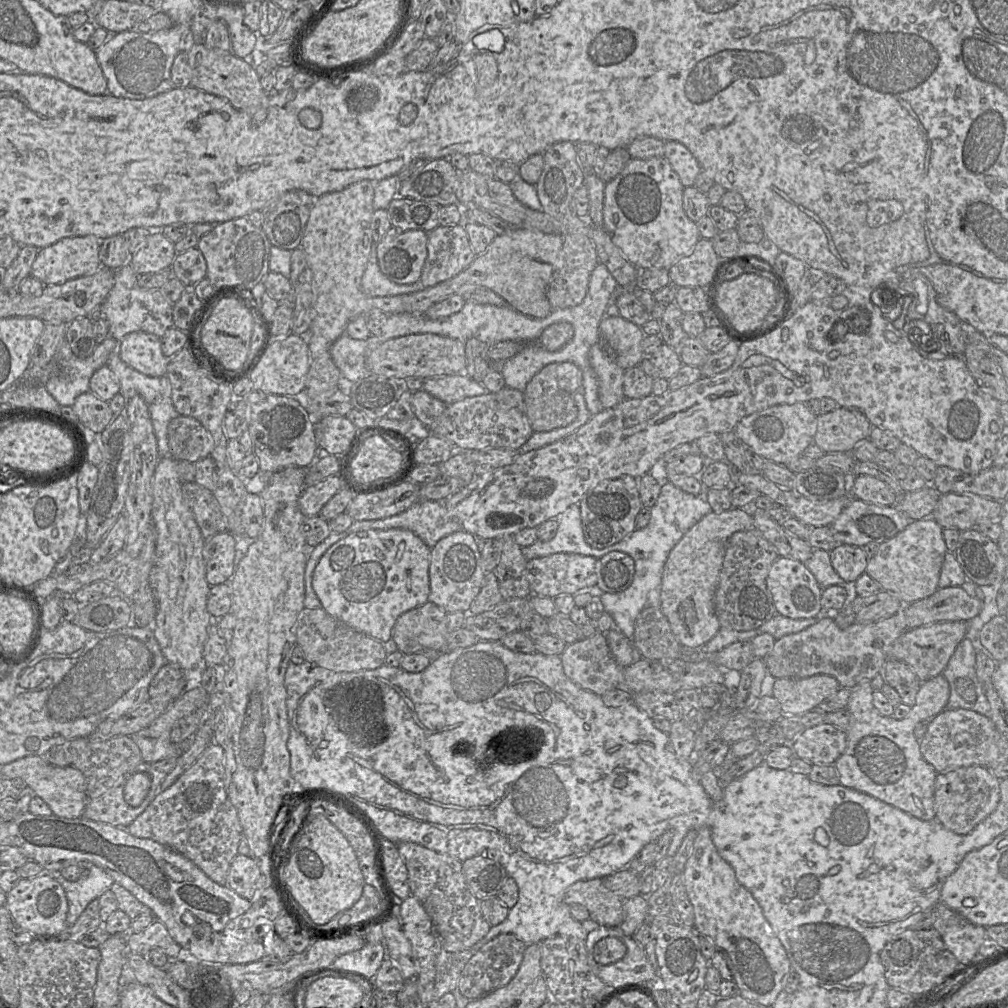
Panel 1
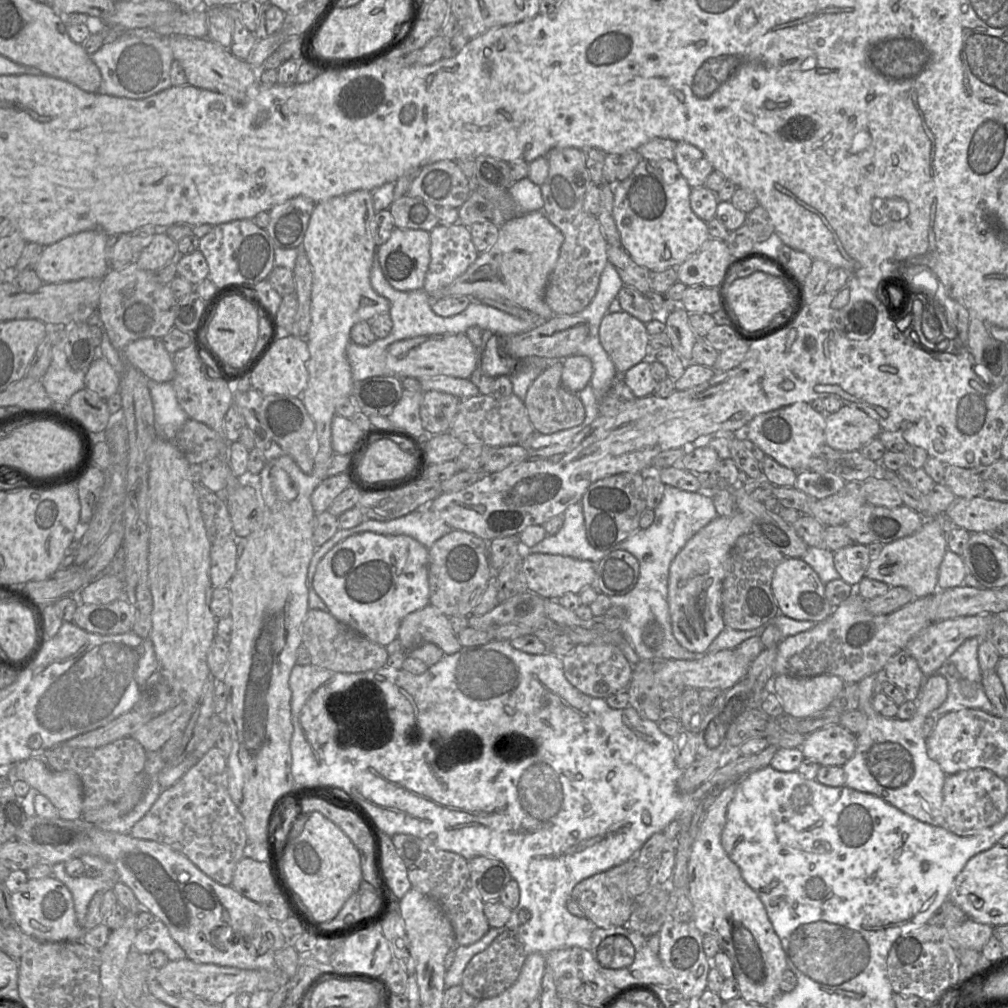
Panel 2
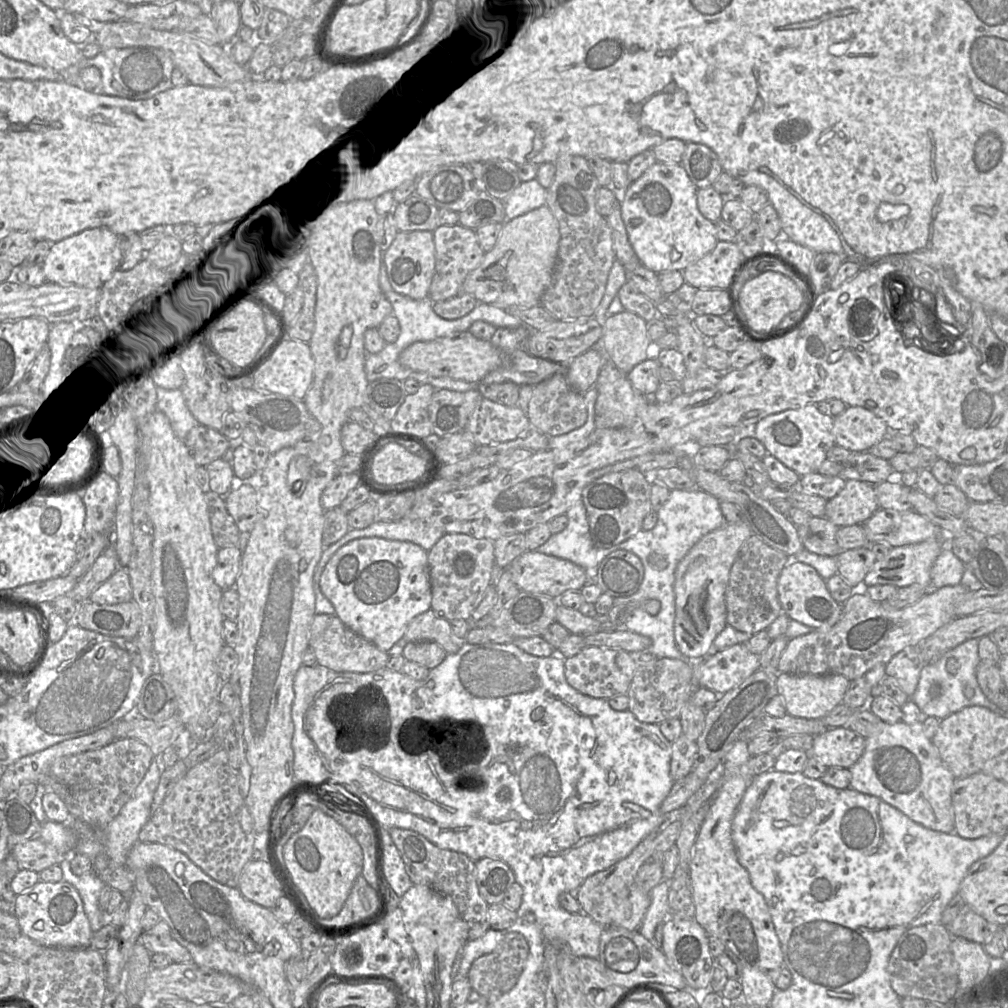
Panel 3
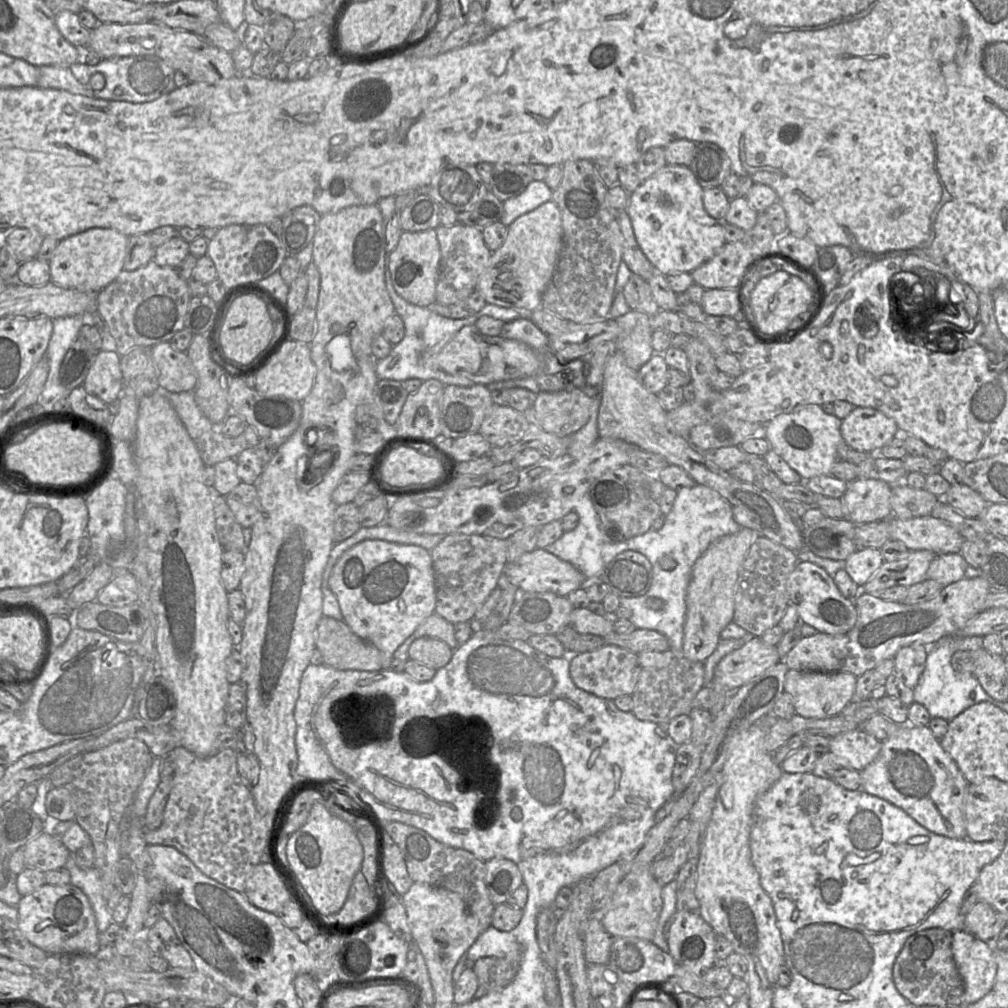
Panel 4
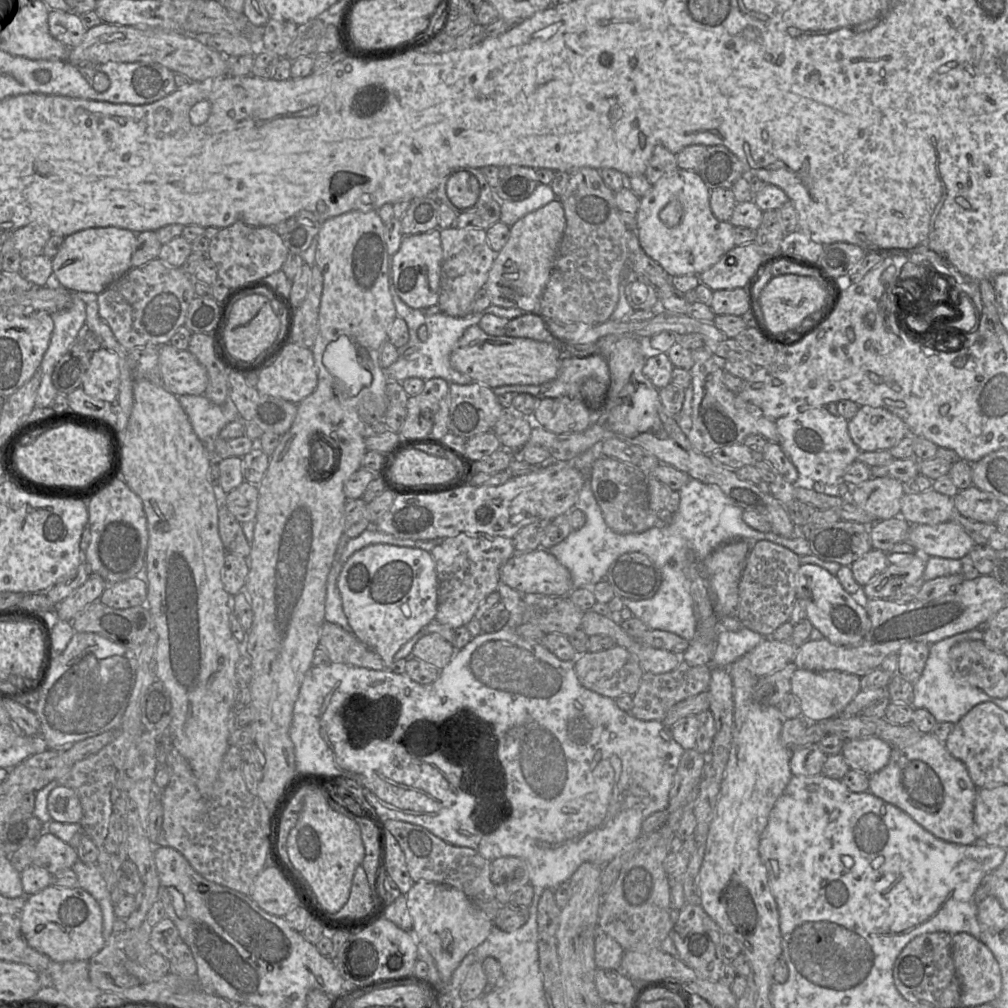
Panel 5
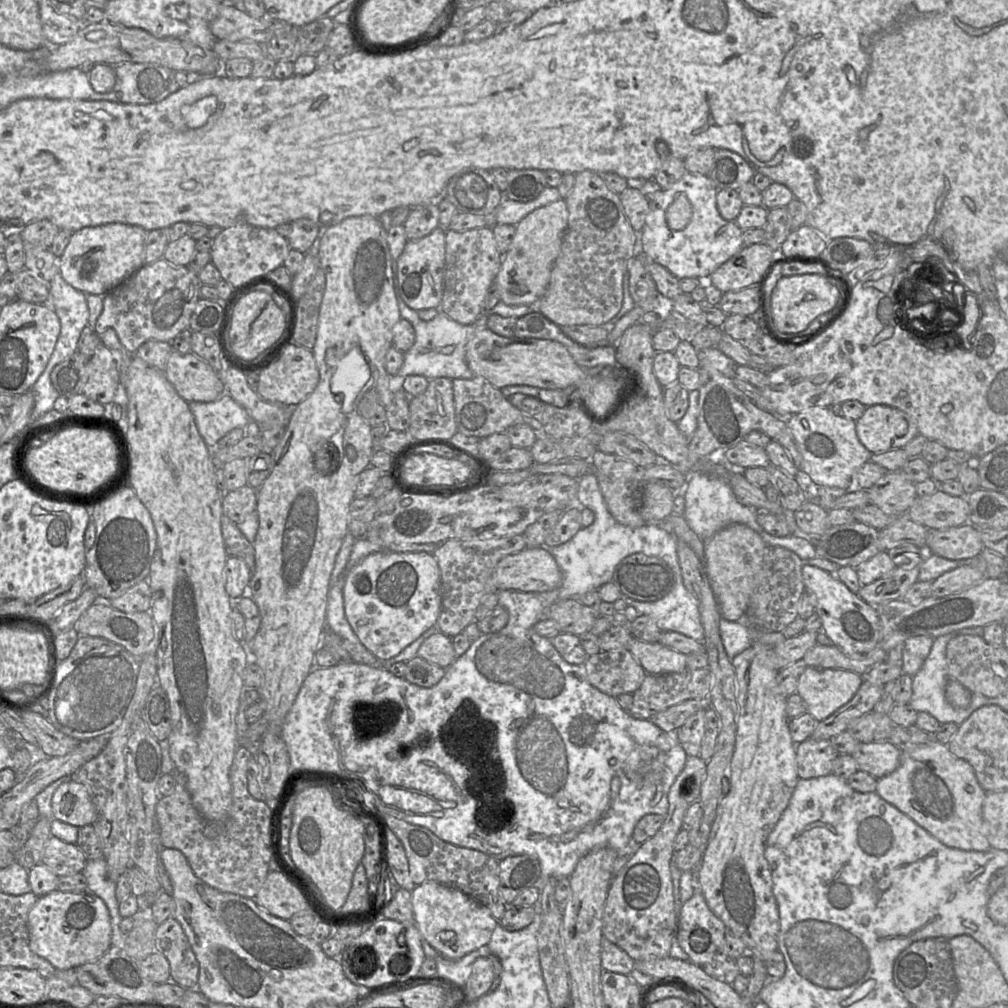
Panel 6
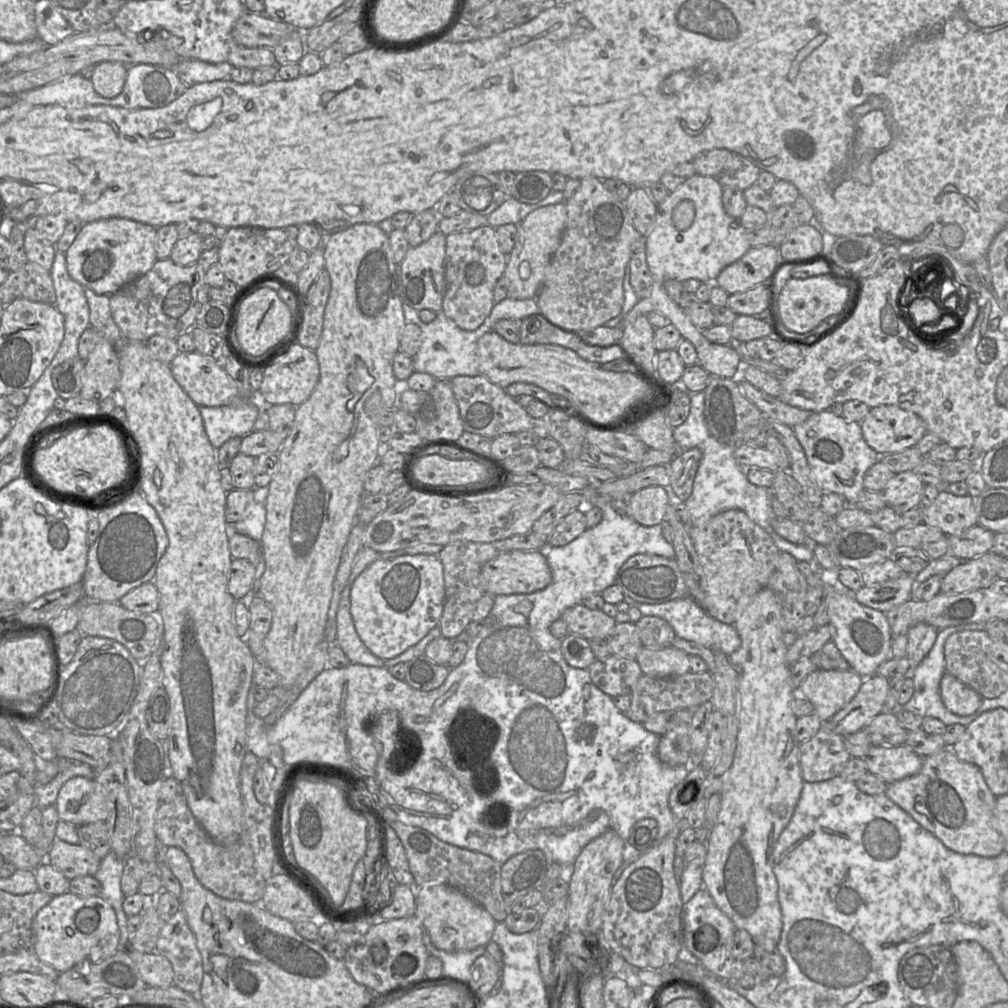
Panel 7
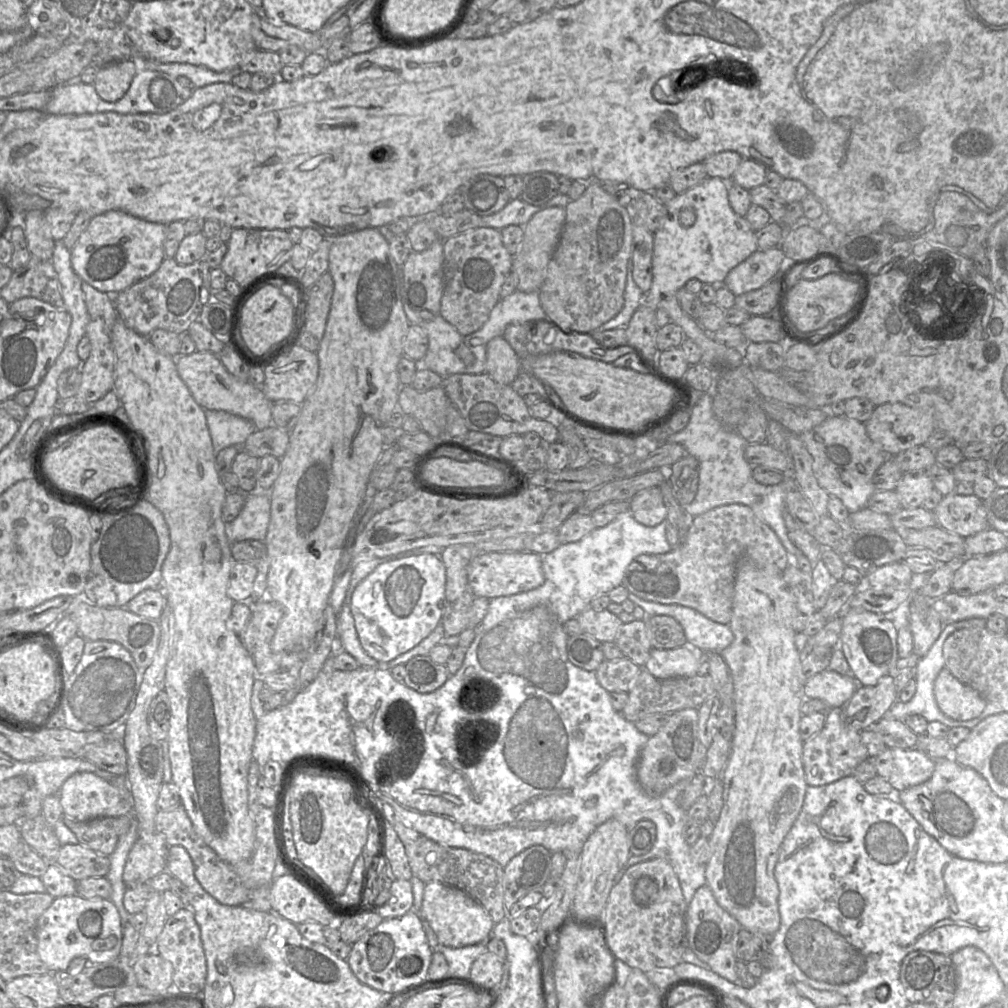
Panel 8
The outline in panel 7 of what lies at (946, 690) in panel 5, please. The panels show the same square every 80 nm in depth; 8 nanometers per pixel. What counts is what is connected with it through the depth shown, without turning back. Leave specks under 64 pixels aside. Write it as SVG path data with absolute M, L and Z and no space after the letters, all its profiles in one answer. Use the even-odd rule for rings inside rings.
M970 623L959 626L951 626L939 630L934 645L932 646L926 657L919 663L915 668L911 669L910 676L914 683L914 693L910 698L909 702L900 708L919 714L924 717L933 717L942 721L946 726L953 724L960 724L973 722L977 715L973 713L969 716L958 716L950 712L943 704L940 697L940 682L943 675L946 673L946 662L945 662L945 642L947 638L957 632L962 631L985 631L985 623Z

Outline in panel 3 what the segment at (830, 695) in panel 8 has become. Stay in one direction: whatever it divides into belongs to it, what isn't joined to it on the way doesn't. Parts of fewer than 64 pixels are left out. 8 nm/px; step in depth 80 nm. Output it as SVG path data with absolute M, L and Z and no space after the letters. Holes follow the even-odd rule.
M840 674L777 676L778 694L784 697L787 713L806 719L822 719L842 703L849 684Z

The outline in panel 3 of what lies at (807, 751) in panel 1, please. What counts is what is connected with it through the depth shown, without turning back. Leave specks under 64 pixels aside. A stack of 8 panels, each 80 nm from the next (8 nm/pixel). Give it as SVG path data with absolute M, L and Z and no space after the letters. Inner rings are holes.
M847 726L828 728L814 736L810 756L817 757L827 767L850 768L862 756L866 739Z

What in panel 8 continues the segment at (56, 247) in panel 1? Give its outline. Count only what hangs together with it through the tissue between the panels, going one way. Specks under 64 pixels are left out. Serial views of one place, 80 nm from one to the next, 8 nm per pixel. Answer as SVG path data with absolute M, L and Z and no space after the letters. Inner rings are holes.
M122 210L93 216L71 251L71 263L80 278L99 291L116 295L153 274L165 259L166 225L149 222Z

